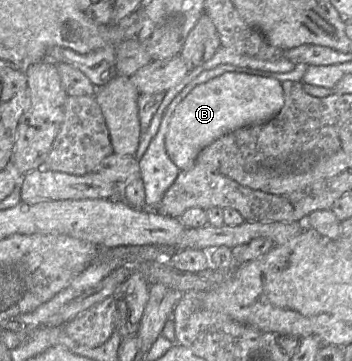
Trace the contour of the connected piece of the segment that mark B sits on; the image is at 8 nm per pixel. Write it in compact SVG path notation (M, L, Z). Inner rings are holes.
M228 71L196 86L176 107L166 134L167 154L180 171L189 170L199 153L213 141L235 130L268 122L281 111L283 105L284 92L281 82L277 79Z

